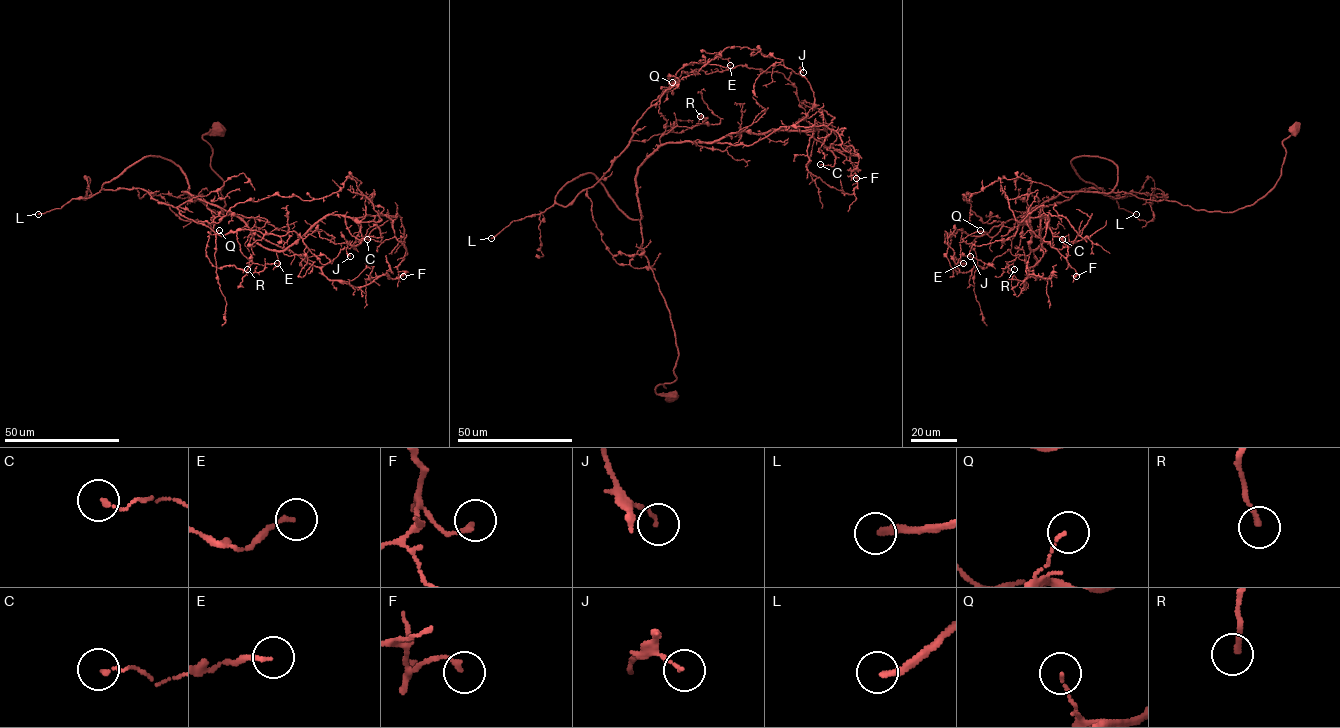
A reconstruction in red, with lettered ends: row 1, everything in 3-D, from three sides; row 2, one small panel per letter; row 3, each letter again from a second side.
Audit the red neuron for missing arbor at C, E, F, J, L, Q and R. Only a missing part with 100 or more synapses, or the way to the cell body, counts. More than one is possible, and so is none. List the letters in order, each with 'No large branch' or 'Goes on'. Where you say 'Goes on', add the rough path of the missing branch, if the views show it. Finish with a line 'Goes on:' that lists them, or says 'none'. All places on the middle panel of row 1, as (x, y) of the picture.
C: No large branch
E: No large branch
F: No large branch
J: No large branch
L: Goes on
Q: No large branch
R: No large branch
Goes on: L

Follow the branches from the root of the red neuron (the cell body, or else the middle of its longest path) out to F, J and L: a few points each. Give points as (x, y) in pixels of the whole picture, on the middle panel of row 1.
F: (671, 399), (655, 392), (678, 353), (641, 247), (637, 168), (667, 143), (798, 130), (852, 146), (856, 178)
J: (671, 399), (655, 392), (678, 353), (641, 247), (637, 168), (667, 143), (796, 130), (814, 100), (803, 72)
L: (671, 399), (655, 388), (676, 379), (676, 337), (641, 215), (629, 218), (585, 173), (491, 238)

